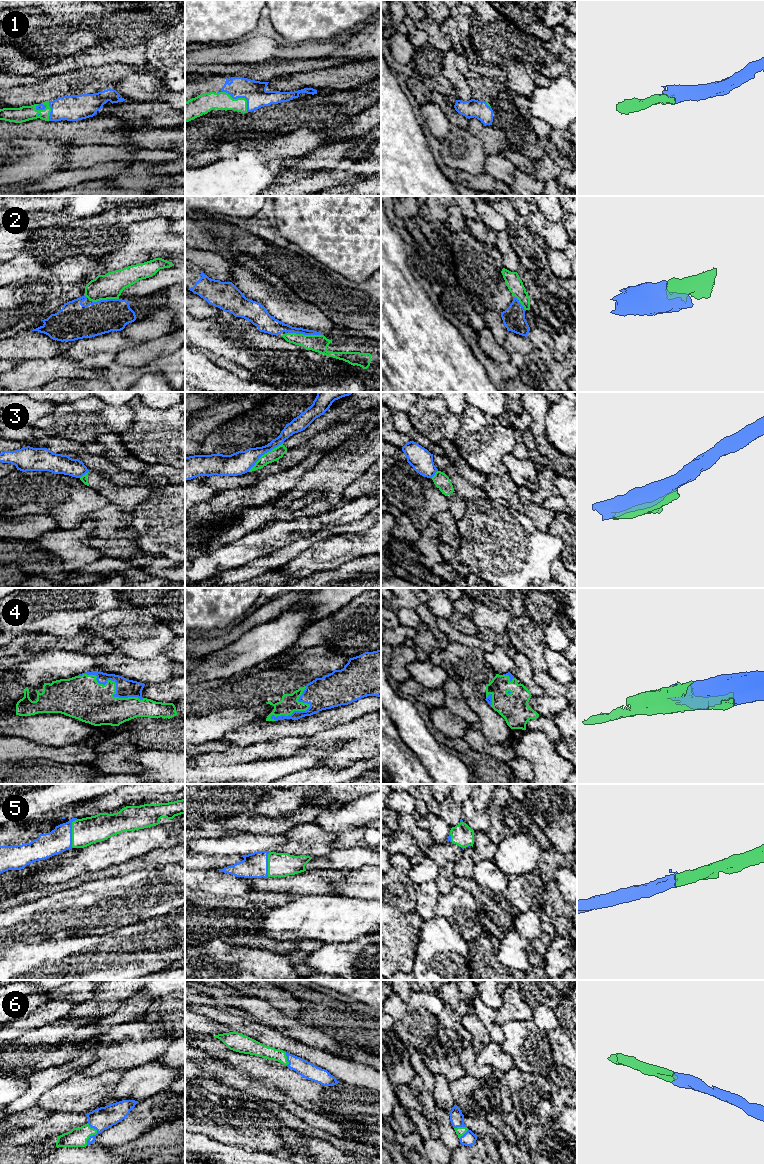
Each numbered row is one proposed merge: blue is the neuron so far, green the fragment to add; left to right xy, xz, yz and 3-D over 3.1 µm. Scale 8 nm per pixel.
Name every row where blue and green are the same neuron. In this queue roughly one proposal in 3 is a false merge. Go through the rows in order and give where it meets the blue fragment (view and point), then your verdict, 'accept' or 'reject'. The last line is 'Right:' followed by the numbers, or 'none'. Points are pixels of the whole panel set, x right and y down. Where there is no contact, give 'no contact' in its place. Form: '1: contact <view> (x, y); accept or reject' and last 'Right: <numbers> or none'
1: contact xz (239, 97); accept
2: contact xz (306, 334); accept
3: contact xz (264, 453); reject
4: contact xy (116, 684); accept
5: contact xy (71, 832); accept
6: contact xy (96, 1134); accept
Right: 1, 2, 4, 5, 6

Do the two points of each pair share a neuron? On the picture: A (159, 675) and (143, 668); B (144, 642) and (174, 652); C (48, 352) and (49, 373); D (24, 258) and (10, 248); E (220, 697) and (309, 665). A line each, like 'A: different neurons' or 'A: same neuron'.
A: same neuron
B: different neurons
C: different neurons
D: different neurons
E: same neuron

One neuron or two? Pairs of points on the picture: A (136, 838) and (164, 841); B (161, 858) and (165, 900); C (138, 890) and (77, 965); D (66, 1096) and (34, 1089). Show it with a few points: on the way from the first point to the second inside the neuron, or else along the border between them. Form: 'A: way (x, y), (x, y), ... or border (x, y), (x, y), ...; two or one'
A: way (143, 838), (157, 838); one
B: border (174, 863), (168, 863), (161, 868), (139, 870); two
C: border (125, 925), (100, 934), (80, 934); two
D: border (67, 1080), (48, 1089), (35, 1105); two

